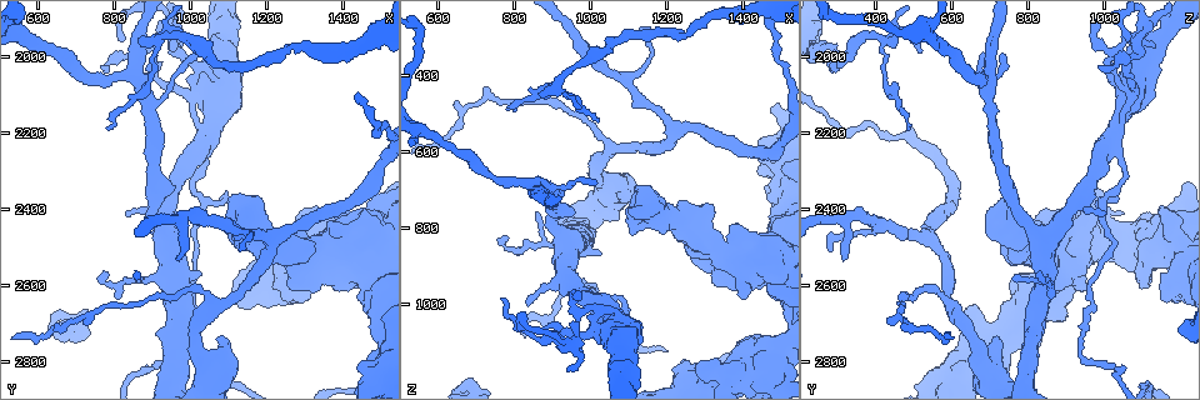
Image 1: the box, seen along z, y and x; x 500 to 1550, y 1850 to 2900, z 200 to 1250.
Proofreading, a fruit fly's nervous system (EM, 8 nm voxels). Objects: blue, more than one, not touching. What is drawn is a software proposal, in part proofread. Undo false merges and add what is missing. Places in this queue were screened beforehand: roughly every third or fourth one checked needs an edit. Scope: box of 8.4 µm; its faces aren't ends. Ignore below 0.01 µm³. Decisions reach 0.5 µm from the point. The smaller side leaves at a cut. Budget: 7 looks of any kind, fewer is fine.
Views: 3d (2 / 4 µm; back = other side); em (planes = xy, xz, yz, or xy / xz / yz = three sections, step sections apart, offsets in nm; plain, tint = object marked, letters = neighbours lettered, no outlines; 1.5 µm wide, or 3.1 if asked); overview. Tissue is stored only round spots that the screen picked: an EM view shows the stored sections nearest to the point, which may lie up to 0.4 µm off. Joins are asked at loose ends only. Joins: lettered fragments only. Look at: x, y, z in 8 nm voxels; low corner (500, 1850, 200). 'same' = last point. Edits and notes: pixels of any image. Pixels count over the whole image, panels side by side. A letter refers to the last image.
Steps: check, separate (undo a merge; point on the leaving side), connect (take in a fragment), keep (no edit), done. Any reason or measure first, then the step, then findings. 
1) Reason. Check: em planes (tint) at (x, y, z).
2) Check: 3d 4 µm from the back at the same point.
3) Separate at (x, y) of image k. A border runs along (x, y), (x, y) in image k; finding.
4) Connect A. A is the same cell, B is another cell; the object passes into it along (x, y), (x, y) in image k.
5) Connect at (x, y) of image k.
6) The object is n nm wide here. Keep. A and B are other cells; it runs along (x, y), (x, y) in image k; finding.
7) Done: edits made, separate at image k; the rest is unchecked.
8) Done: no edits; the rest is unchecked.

Three-way junction. Check: 3d 2 µm at (1025, 2230, 995).

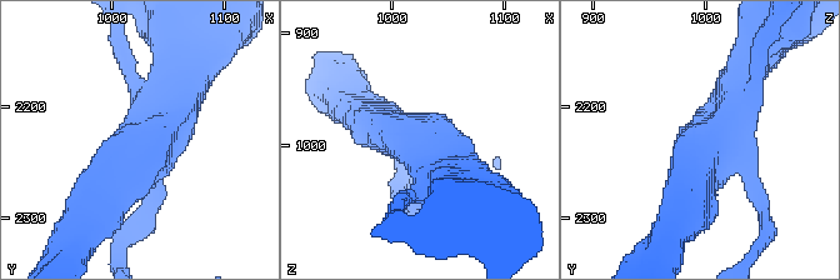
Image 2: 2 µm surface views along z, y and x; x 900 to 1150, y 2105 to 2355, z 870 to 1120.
3 arms meet here; need the tissue. Check: em xy step 4 (letters) at (1030, 2236, 1002).

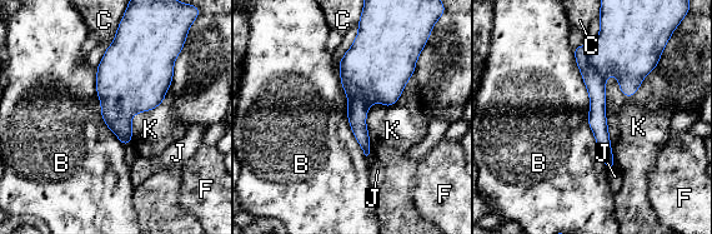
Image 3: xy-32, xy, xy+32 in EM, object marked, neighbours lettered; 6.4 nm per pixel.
Another direction. Check: em planes (letters) at the same point.

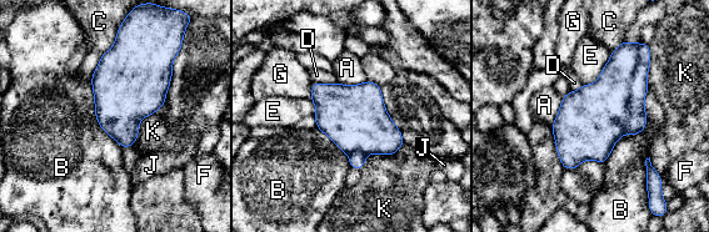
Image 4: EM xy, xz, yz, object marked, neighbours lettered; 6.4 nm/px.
Keep. A, B, C, D, E, F, G, J and K are other cells; a border runs along (90, 79), (98, 125), (123, 147) in image 4; continuous, no second neuron.

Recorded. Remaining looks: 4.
An open end. Check: em planes (letters) at (865, 2050, 1065).

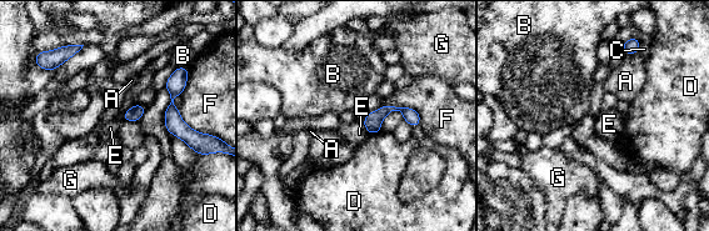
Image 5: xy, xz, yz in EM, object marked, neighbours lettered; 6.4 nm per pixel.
The longest contact is with F, 300 nm. Keep. A, B, C, D, E, F and G are other cells; a border runs along (360, 120), (369, 134) in image 5; no lettered fragment goes on from it.

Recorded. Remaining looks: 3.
Tapers out. Check: 3d 4 µm at (875, 1970, 445).

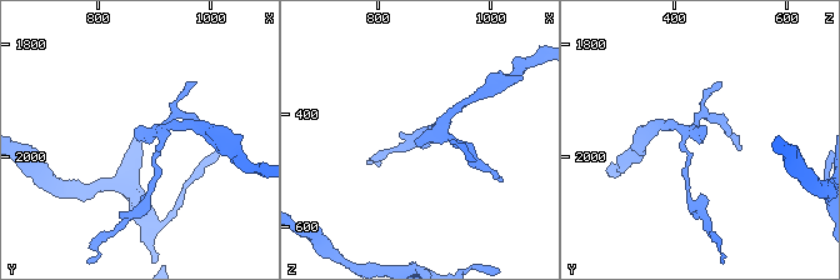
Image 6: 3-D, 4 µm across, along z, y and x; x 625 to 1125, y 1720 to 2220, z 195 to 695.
3 arms meet here; need the tissue. Check: em xz step 8 (letters) at (875, 1975, 450).

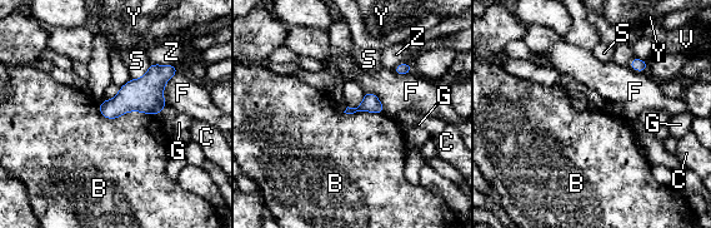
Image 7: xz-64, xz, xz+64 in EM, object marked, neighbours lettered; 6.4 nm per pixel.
Keep. B, C, F, G, S, V, Y and Z are other cells; a border runs along (98, 104), (106, 118), (156, 115) in image 7; no lettered fragment goes on from it.

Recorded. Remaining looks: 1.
Done: no edits; the rest is unchecked.

